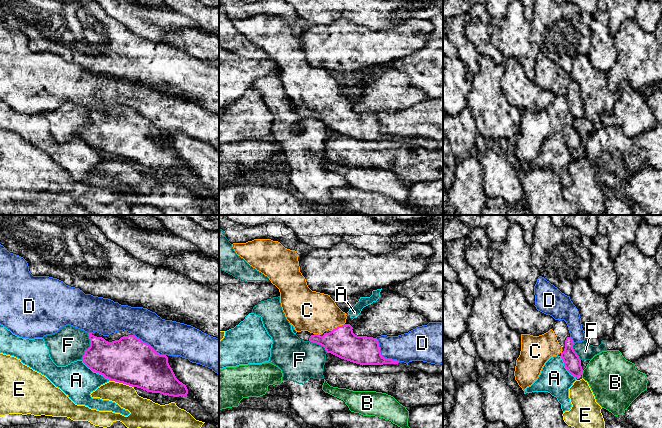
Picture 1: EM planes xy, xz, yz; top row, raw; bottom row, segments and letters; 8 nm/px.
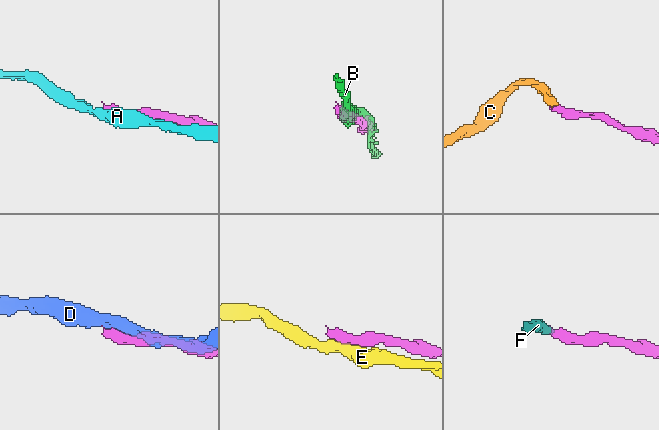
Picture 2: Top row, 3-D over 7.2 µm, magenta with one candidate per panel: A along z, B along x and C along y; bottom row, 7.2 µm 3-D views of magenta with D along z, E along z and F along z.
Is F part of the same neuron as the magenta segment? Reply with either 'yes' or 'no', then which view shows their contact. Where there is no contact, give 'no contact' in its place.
no | xy

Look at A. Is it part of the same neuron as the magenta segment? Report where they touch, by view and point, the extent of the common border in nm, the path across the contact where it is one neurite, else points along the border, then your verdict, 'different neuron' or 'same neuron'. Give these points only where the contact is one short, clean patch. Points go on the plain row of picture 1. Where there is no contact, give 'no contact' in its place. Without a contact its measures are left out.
contact xy (96, 148); length 280 nm; different neuron

